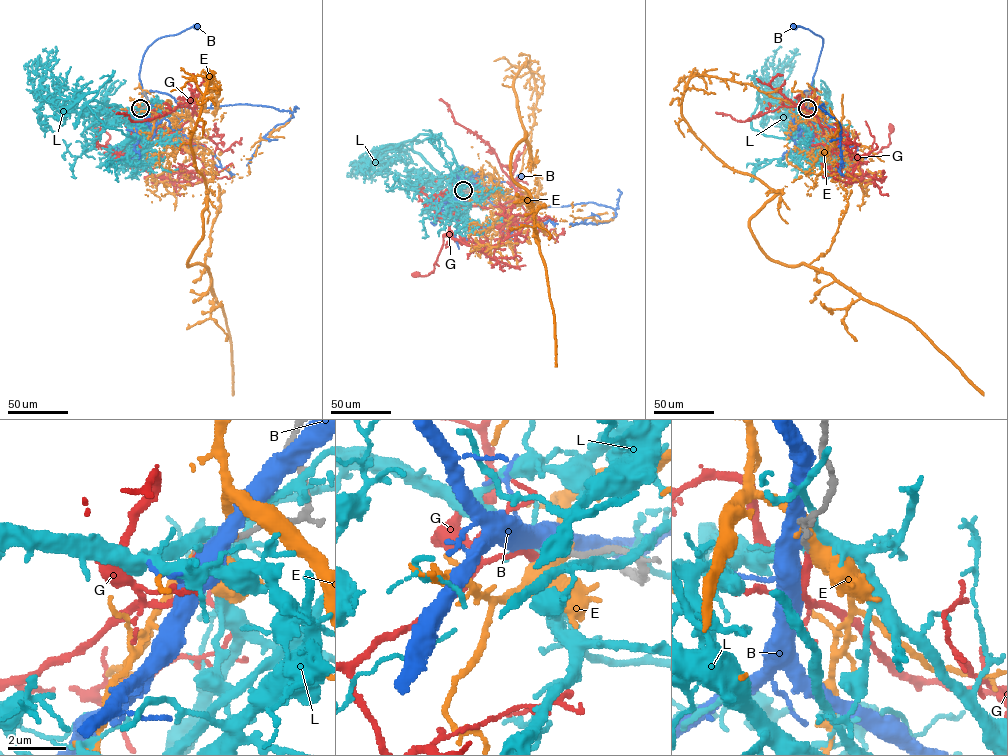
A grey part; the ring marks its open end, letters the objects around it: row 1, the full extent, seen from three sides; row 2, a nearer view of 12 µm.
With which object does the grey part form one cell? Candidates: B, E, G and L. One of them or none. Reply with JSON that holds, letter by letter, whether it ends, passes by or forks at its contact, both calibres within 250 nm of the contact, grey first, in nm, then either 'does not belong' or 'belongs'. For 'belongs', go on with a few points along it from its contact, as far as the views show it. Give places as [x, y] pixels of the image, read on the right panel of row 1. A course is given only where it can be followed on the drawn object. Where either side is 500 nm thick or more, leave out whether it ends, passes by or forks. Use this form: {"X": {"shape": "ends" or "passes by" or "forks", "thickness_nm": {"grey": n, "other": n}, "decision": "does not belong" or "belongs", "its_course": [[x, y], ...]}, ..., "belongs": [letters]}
{"B": {"thickness_nm": {"grey": 360, "other": 550}, "decision": "does not belong"}, "E": {"shape": "passes by", "thickness_nm": {"grey": 360, "other": 480}, "decision": "does not belong"}, "G": {"shape": "ends", "thickness_nm": {"grey": 340, "other": 320}, "decision": "belongs", "its_course": [[807, 108], [815, 133], [848, 162], [887, 147], [891, 127]]}, "L": {"shape": "forks", "thickness_nm": {"grey": 360, "other": 400}, "decision": "does not belong"}, "belongs": ["G"]}

